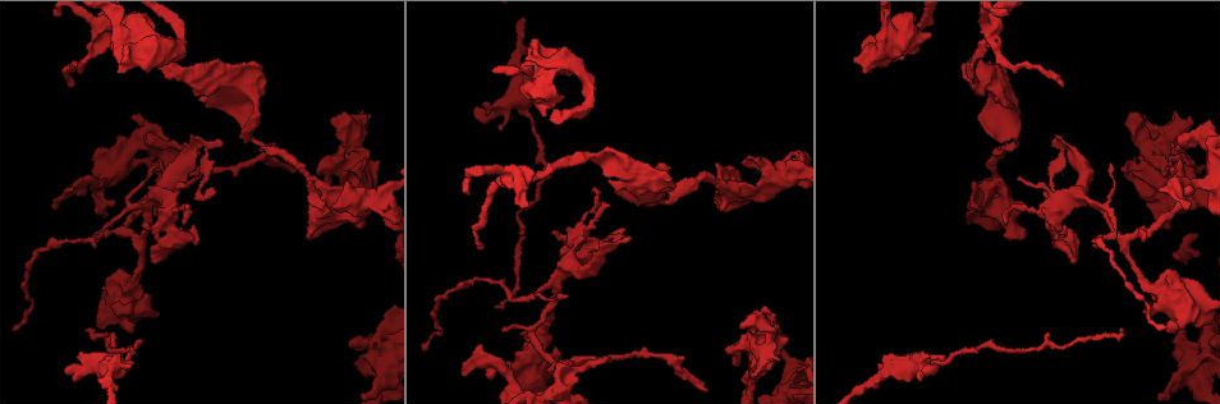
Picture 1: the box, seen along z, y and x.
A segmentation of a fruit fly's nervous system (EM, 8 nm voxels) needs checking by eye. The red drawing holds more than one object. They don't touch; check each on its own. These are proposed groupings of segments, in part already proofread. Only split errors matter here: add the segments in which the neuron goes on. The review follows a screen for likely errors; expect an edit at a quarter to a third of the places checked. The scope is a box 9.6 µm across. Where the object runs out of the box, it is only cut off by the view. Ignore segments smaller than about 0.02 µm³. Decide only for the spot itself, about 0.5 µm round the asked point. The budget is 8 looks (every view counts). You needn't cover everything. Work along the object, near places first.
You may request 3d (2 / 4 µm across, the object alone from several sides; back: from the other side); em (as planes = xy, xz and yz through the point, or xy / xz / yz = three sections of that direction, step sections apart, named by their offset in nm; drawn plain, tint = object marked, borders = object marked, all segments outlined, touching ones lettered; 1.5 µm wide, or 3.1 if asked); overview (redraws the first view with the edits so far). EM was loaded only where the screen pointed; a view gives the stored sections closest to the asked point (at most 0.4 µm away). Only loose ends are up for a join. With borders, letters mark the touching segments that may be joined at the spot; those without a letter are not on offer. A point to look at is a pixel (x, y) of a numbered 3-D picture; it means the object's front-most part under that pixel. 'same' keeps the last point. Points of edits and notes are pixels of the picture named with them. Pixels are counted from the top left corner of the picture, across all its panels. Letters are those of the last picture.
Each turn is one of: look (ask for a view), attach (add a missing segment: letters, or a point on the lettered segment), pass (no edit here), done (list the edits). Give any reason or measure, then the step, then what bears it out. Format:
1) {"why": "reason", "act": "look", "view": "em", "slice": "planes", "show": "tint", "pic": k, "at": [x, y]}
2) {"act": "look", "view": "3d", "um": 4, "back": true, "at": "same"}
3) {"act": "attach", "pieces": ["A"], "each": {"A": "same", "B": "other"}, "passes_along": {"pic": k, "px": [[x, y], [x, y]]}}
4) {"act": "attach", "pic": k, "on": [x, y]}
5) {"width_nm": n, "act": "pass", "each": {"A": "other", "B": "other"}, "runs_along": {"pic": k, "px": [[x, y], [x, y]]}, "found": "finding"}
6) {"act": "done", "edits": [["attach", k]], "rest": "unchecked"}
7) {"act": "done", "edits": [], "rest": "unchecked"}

{"why": "an open end", "act": "look", "view": "em", "slice": "yz", "step": 8, "show": "borders", "pic": 1, "at": [717, 172]}

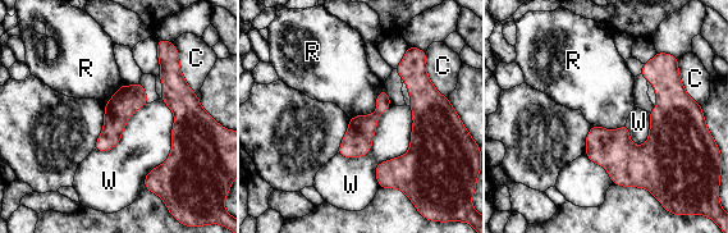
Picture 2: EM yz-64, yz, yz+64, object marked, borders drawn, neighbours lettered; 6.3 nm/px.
{"act": "look", "view": "em", "slice": "xz", "step": 4, "show": "borders", "at": "same"}

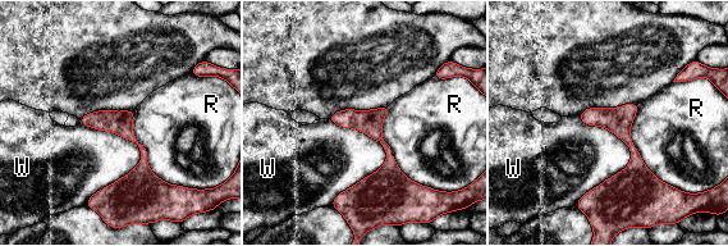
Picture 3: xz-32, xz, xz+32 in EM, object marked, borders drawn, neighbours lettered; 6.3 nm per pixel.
{"longest_contact_nm": ["W", 500], "act": "pass", "each": {"R": "other", "W": "other"}, "border": {"pic": 3, "px": [[79, 122], [140, 151], [85, 204]]}, "found": "no lettered segment goes on from it"}

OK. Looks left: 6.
{"why": "branch stops here", "act": "look", "view": "3d", "um": 2, "pic": 1, "at": [153, 260]}

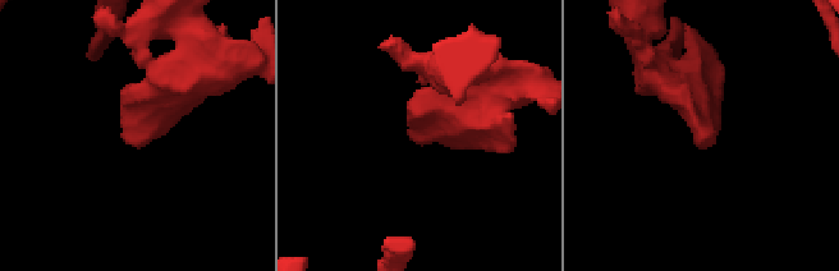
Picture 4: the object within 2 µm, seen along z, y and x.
{"act": "look", "view": "em", "slice": "yz", "step": 4, "show": "plain", "pic": 4, "at": [705, 136]}

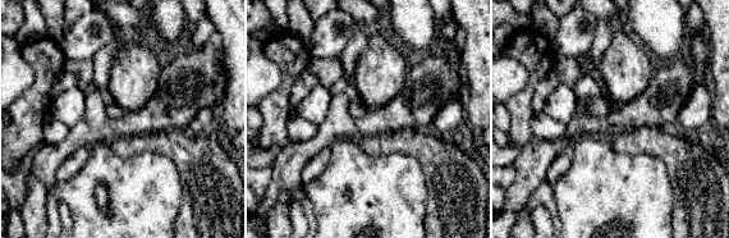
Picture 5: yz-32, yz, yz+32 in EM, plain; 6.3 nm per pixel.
{"act": "look", "view": "em", "slice": "yz", "step": 4, "show": "borders", "at": "same"}

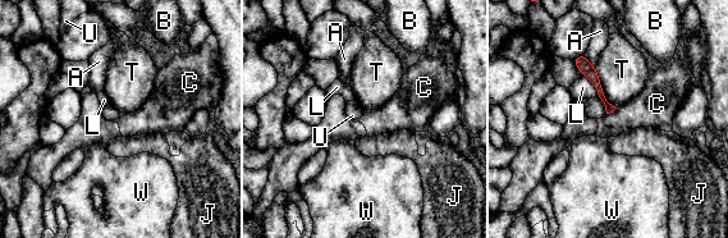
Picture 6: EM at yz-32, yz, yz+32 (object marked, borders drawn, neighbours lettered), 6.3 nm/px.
{"act": "pass", "each": {"A": "other", "B": "other", "C": "other", "J": "other", "L": "other", "T": "other", "U": "other", "W": "other"}, "found": "no lettered segment goes on from it"}

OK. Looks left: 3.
{"why": "thin end", "act": "look", "view": "em", "slice": "xz", "step": 4, "show": "borders", "pic": 1, "at": [565, 294]}

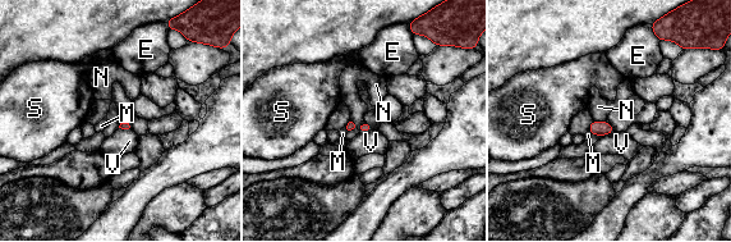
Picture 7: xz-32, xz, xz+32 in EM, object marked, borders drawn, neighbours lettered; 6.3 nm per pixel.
{"why": "another direction", "act": "look", "view": "em", "slice": "planes", "show": "borders", "at": "same"}

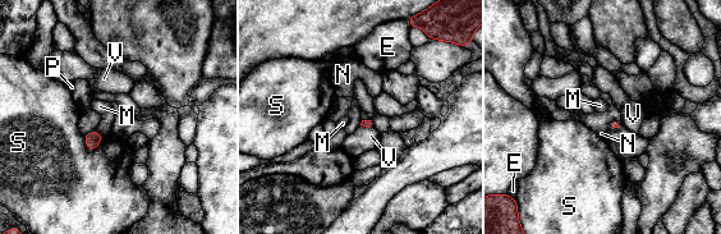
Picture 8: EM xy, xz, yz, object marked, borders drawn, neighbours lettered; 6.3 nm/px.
{"act": "pass", "each": {"E": "other", "M": "other", "N": "other", "P": "other", "S": "other", "V": "other"}, "border": {"pic": 8, "px": [[620, 120], [610, 120], [607, 129]]}, "found": "none of them fits"}

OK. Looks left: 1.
{"act": "done", "edits": [], "rest": "unchecked"}

